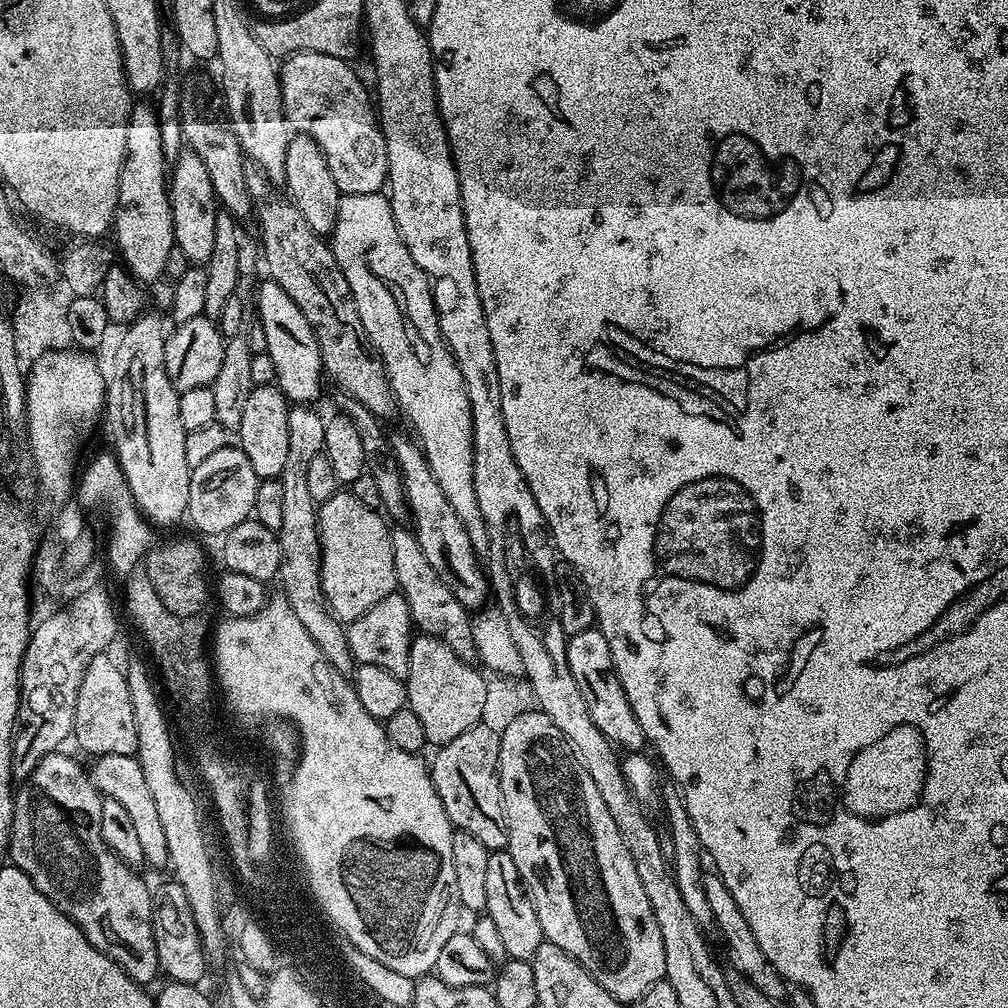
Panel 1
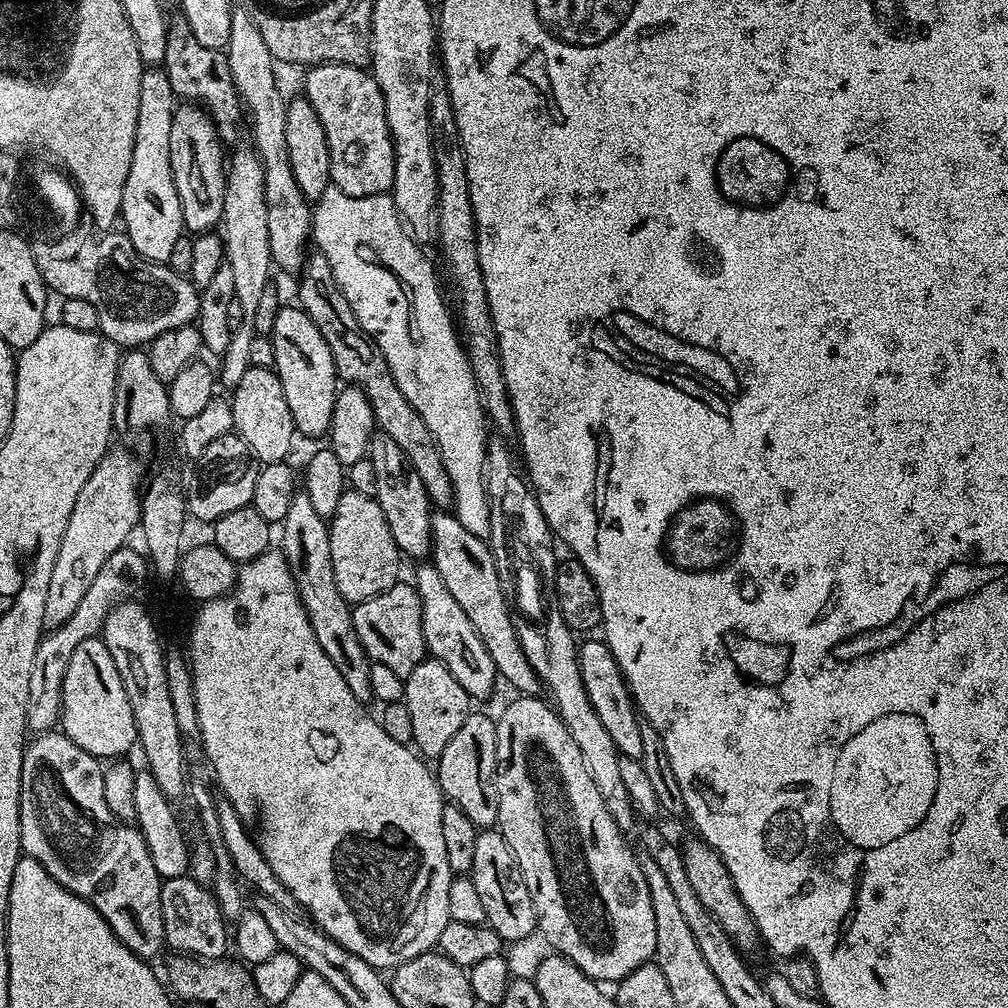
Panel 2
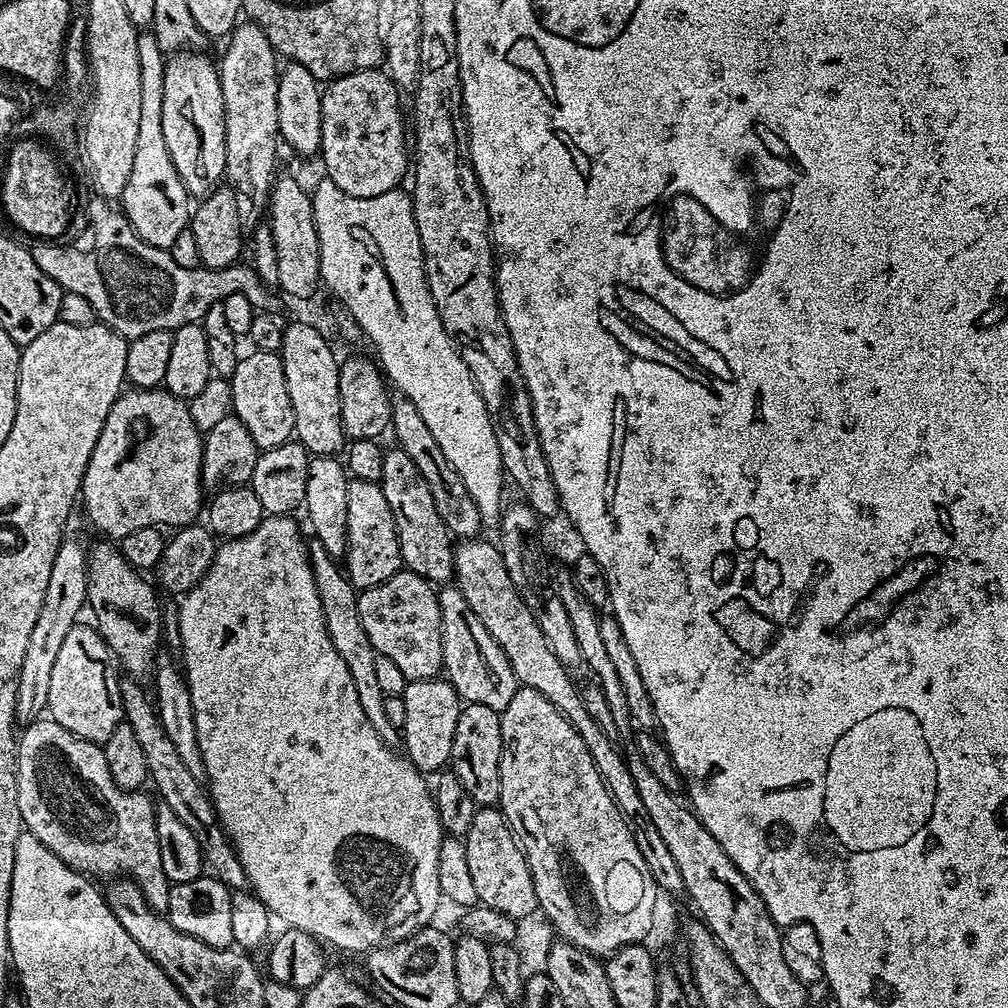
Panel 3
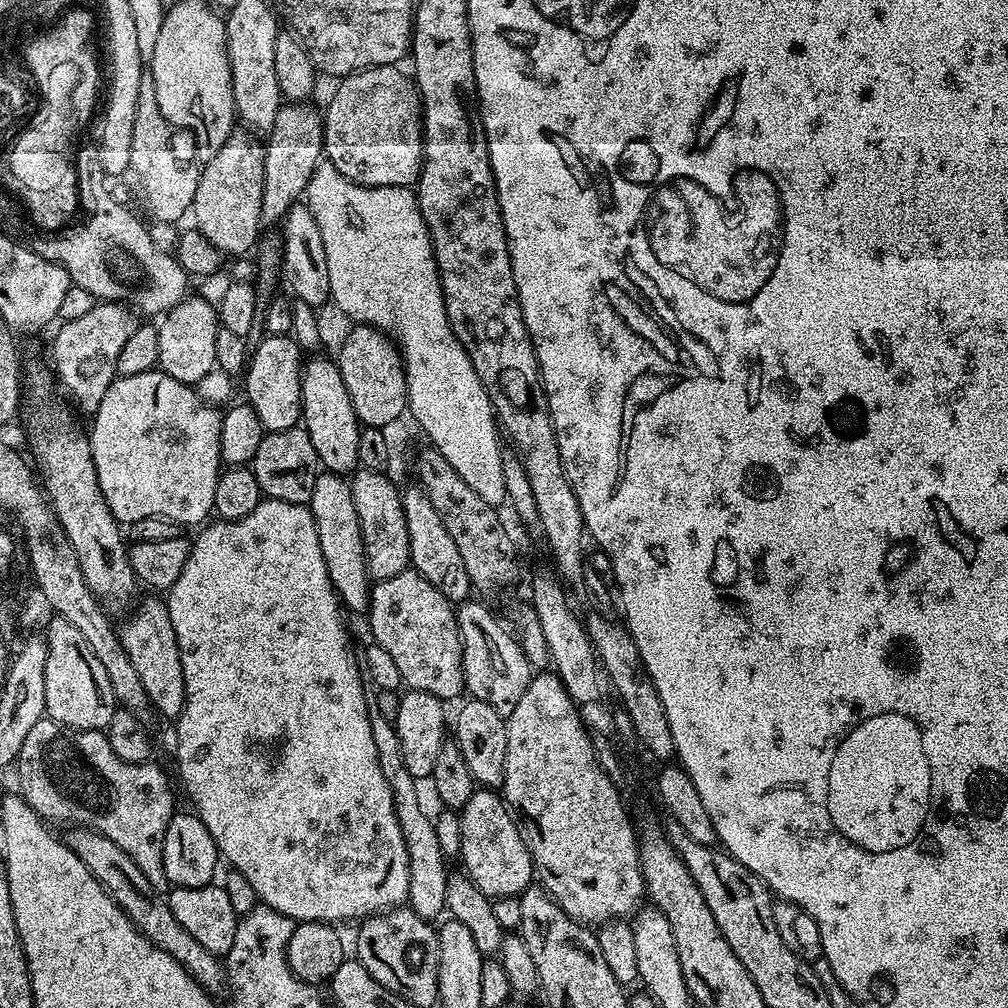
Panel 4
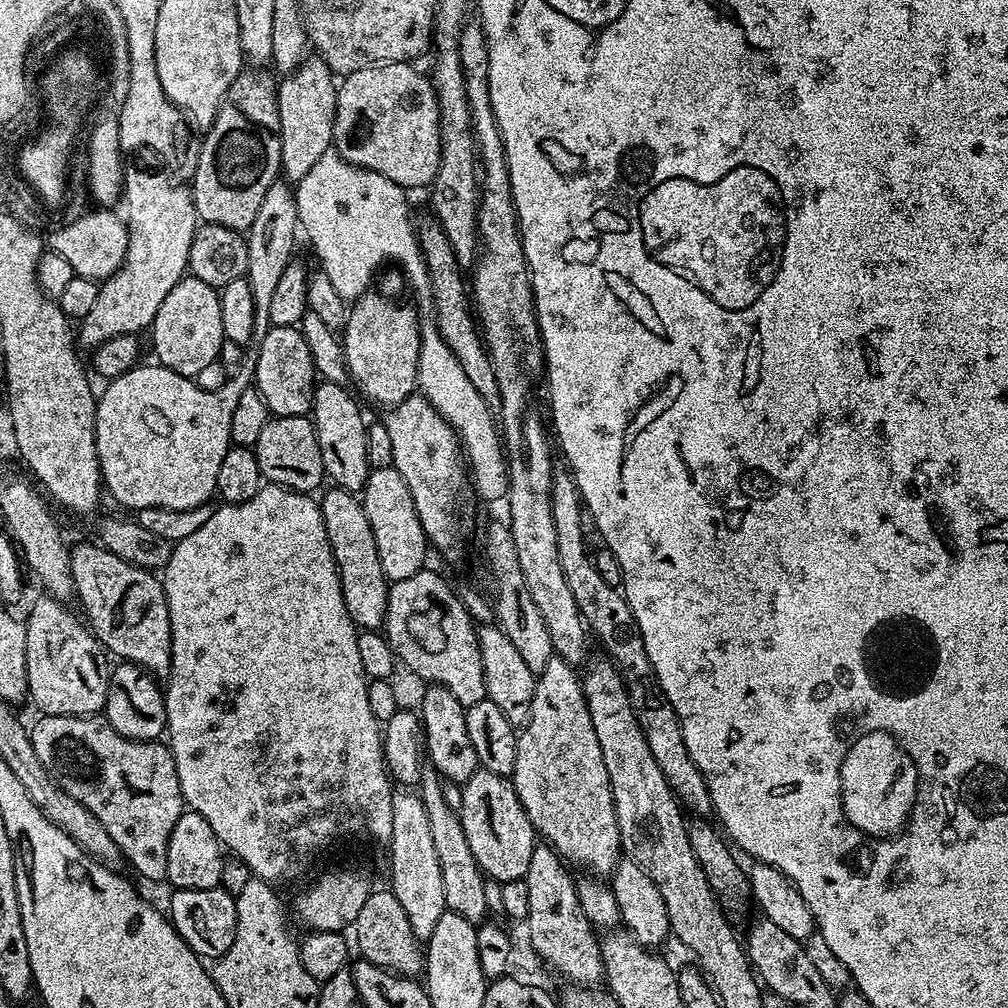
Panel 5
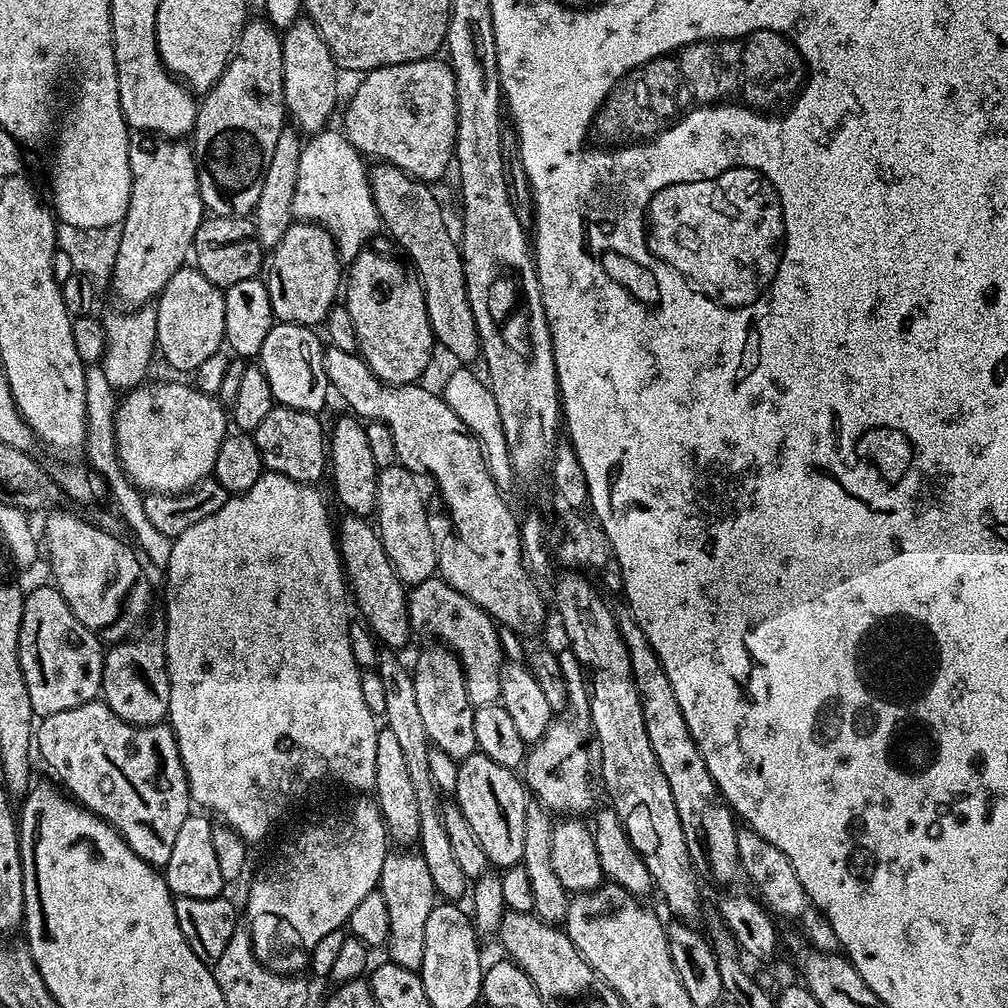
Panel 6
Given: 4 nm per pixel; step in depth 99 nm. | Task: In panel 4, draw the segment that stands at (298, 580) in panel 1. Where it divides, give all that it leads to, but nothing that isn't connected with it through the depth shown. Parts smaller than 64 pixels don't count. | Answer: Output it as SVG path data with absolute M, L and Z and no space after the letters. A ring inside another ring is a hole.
M369 711L370 734L374 734L374 750L378 750L378 766L382 766L382 774L386 778L386 786L390 786L390 794L394 798L394 808L400 829L404 834L406 850L410 858L410 890L407 903L412 911L417 912L423 920L435 921L439 912L446 908L446 886L449 869L444 869L446 858L442 854L442 846L438 846L438 834L433 817L428 817L426 809L420 805L420 792L416 789L417 777L406 770L406 762L402 759L402 742L398 742L396 725L393 721L382 718L378 711Z

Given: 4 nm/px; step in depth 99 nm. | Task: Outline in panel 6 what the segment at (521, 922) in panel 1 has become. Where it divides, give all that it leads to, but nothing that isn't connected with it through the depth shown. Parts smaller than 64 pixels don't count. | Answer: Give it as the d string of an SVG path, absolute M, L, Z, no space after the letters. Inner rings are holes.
M475 751L465 760L459 761L456 768L456 796L454 803L466 814L474 838L486 850L489 865L503 870L521 863L523 858L523 831L526 827L526 806L530 793L521 777L513 769L498 766Z

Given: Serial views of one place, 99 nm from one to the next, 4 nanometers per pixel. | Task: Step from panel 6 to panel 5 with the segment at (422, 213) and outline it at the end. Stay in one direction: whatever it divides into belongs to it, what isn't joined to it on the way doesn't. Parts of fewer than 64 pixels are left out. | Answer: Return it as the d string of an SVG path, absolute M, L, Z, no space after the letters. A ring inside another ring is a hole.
M429 222L420 224L417 236L420 240L420 248L423 250L423 258L428 268L430 304L434 306L433 323L442 336L443 341L449 346L451 352L462 365L467 378L473 383L493 419L498 420L501 416L501 391L498 390L497 378L494 376L492 360L488 356L487 347L478 329L474 317L472 302L468 291L468 284L462 266L457 262L457 256L453 254L449 239L440 224Z

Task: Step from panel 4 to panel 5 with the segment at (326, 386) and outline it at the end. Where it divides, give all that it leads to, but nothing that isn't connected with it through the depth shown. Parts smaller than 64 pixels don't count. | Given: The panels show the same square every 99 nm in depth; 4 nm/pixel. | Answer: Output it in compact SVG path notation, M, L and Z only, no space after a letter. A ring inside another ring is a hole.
M317 383L316 392L312 395L310 419L318 434L318 450L322 450L325 477L332 480L331 483L337 488L360 494L363 493L370 471L366 458L368 424L360 413L361 401L348 390L343 384Z

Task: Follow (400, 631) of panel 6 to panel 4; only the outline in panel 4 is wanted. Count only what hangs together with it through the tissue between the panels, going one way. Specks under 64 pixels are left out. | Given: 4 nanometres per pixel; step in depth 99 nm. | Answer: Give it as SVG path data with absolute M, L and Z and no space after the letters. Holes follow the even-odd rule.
M321 471L314 482L310 507L314 526L318 526L318 543L322 546L322 559L326 561L326 574L330 574L332 589L336 591L343 607L349 613L350 611L367 613L373 581L368 574L368 563L362 542L362 526L358 522L358 510L354 510L351 483L339 472Z

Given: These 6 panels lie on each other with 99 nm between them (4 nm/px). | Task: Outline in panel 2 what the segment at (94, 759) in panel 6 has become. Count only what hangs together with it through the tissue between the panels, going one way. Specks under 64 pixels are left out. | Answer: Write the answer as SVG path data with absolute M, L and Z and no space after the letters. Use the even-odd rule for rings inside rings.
M49 730L39 733L36 741L29 743L24 749L22 758L22 782L20 783L20 846L23 855L40 861L40 865L57 880L67 892L88 900L94 910L107 922L110 930L141 961L148 962L165 947L164 927L162 926L162 906L160 905L160 885L162 877L154 870L154 858L150 858L150 850L142 838L140 829L124 822L113 823L113 828L104 828L100 837L92 844L92 861L88 868L84 864L68 864L68 860L60 851L63 848L76 848L80 844L80 836L88 832L84 825L84 816L76 809L72 796L68 791L72 788L72 771L80 772L94 764L90 754L77 750L74 742L65 736L63 731Z

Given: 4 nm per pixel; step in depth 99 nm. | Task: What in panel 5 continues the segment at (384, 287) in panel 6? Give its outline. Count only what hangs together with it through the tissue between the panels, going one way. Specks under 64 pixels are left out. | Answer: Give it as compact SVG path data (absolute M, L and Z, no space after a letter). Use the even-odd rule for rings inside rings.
M376 291L365 292L351 305L342 329L342 343L351 383L356 383L355 391L365 401L381 404L381 409L387 410L417 391L422 320L410 305Z

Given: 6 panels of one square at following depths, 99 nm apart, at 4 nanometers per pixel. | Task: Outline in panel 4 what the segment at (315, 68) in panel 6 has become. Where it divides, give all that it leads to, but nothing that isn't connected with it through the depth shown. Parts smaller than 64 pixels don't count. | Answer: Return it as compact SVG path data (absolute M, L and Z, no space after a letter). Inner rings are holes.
M288 102L278 110L270 135L264 144L264 181L262 182L262 214L260 223L265 229L283 221L284 216L307 193L308 183L317 164L324 156L324 121L319 111L315 112L308 102Z

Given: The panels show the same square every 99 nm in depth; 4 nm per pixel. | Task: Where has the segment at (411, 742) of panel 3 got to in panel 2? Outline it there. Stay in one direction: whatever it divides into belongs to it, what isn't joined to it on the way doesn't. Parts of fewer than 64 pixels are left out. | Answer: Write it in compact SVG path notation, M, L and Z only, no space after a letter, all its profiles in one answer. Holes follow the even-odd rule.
M426 658L407 676L404 682L404 699L406 710L410 710L410 719L414 725L412 744L421 757L439 758L446 750L446 742L458 734L462 722L466 722L470 711L470 697L454 679L454 674L442 666L440 660Z

